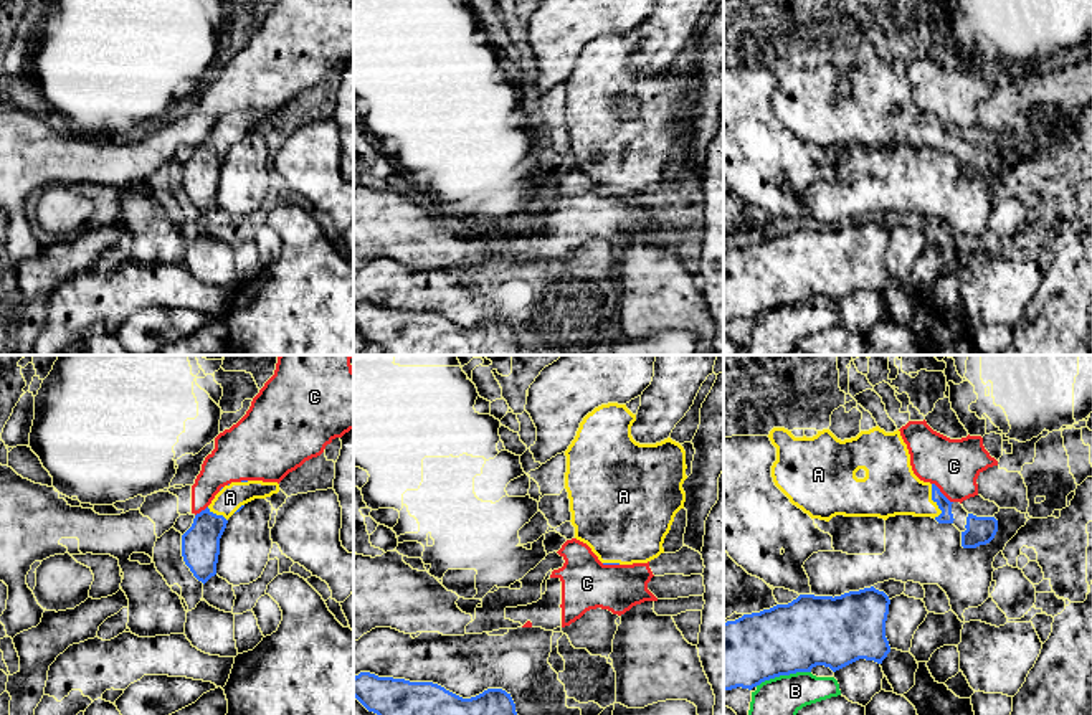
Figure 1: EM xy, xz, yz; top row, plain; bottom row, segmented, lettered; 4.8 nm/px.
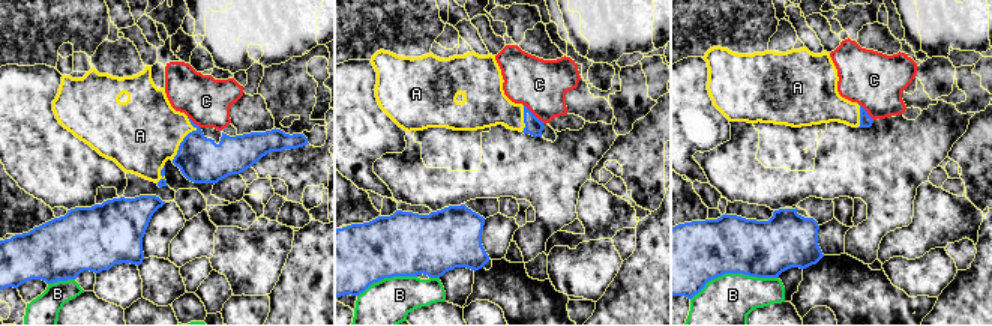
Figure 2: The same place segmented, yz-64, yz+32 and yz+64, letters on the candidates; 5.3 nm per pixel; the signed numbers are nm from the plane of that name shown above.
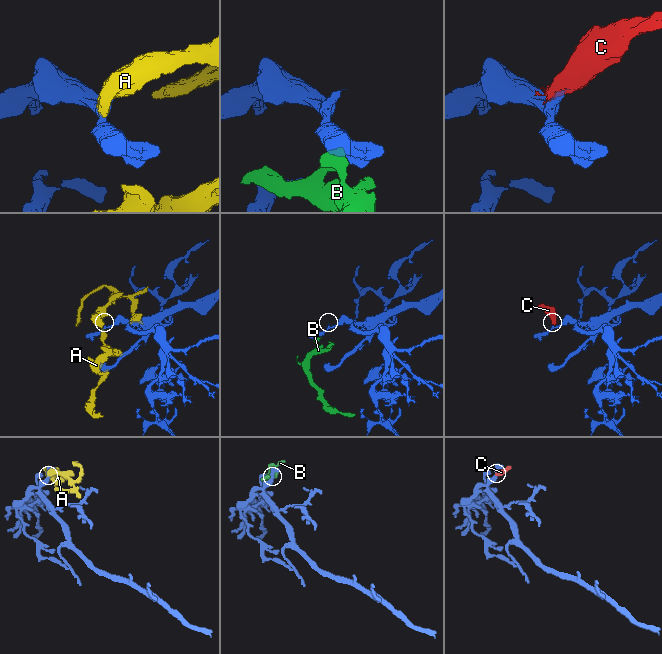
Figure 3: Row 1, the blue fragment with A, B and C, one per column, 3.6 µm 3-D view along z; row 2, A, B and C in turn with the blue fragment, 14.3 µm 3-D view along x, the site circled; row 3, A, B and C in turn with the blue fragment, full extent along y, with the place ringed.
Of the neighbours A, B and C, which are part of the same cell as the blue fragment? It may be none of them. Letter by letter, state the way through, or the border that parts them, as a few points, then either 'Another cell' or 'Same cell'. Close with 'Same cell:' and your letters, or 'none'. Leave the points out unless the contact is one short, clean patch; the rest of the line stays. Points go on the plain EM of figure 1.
A: Same cell
B: Another cell
C: Another cell
Same cell: A

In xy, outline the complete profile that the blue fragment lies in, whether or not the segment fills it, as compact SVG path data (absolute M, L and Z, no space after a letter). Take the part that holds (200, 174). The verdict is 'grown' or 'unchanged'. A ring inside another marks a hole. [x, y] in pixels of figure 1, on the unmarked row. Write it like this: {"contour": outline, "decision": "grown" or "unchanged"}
{"contour": "M241 111L220 119L211 134L195 145L182 165L182 187L193 206L203 215L216 205L220 168L228 149L254 129L279 122L278 112Z", "decision": "grown"}

